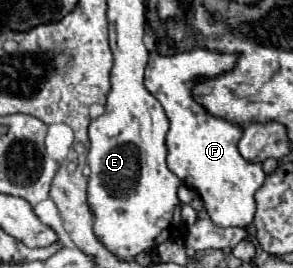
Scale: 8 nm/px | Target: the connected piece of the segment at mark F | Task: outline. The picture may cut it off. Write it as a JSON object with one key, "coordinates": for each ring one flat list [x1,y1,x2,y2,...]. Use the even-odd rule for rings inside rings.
{"coordinates":[[193,49,175,55,161,55,153,51,145,69,145,87,163,105,169,117,167,165,181,179,183,185,199,193,199,197,205,203,207,215,219,227,251,225,255,215,253,195,265,181,261,163,253,165,245,161,237,151,241,127,209,115,191,97,191,89,199,77,217,77,233,67,235,67,235,55,221,55,207,49]]}

